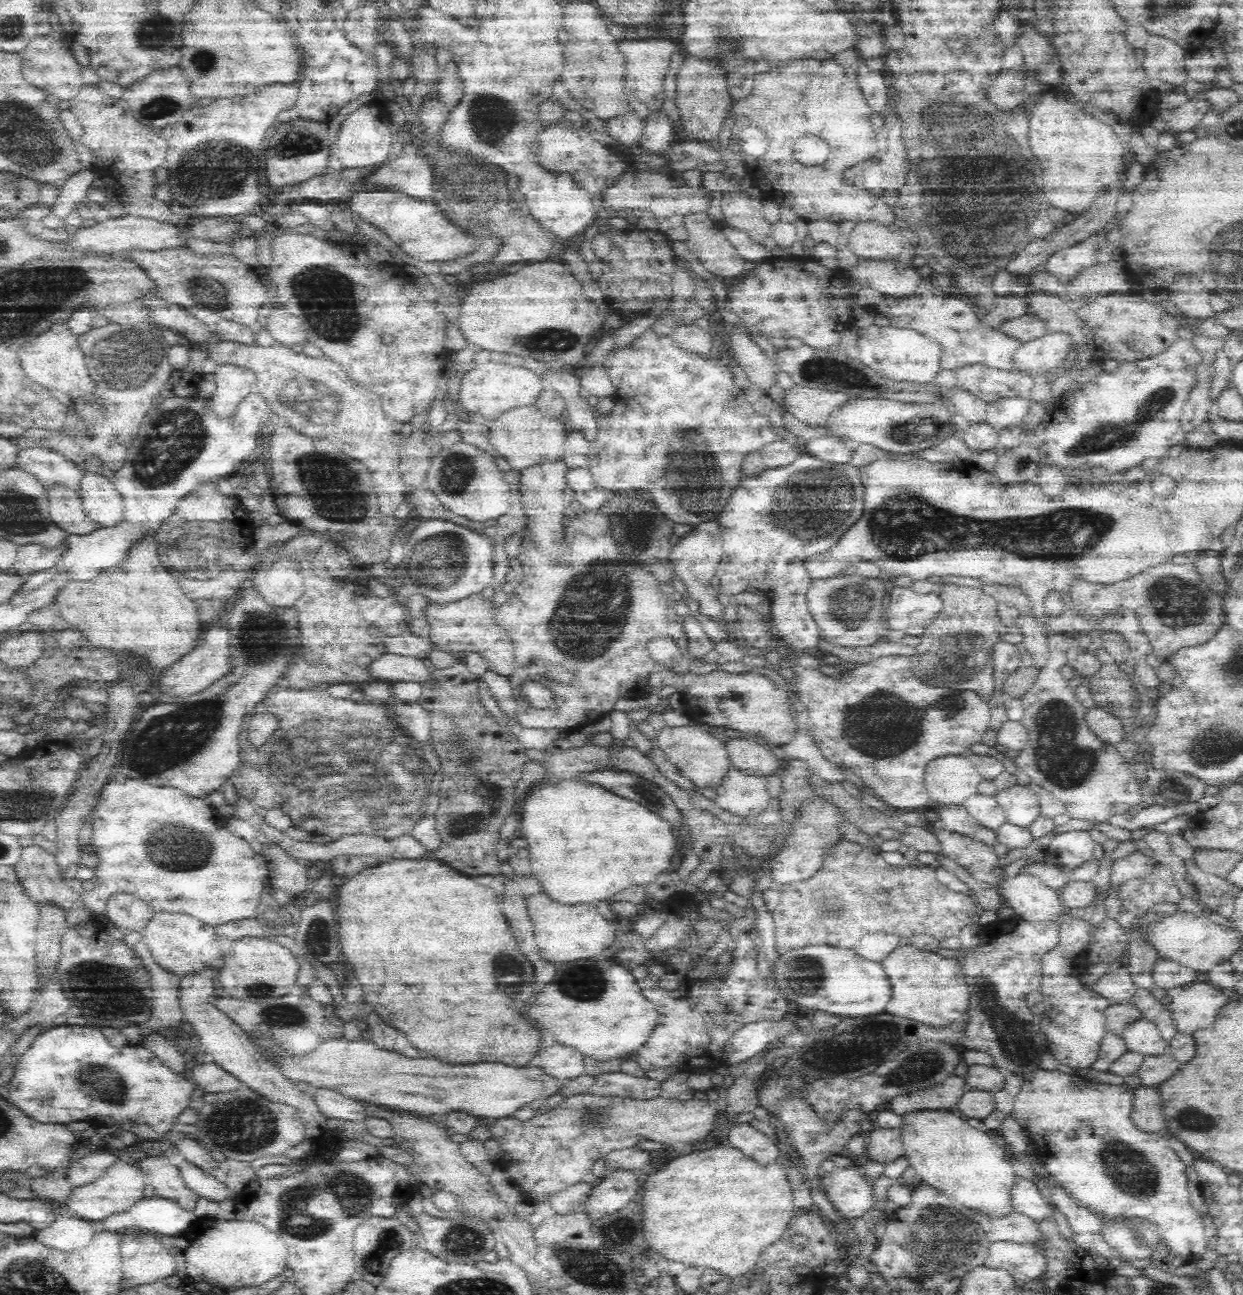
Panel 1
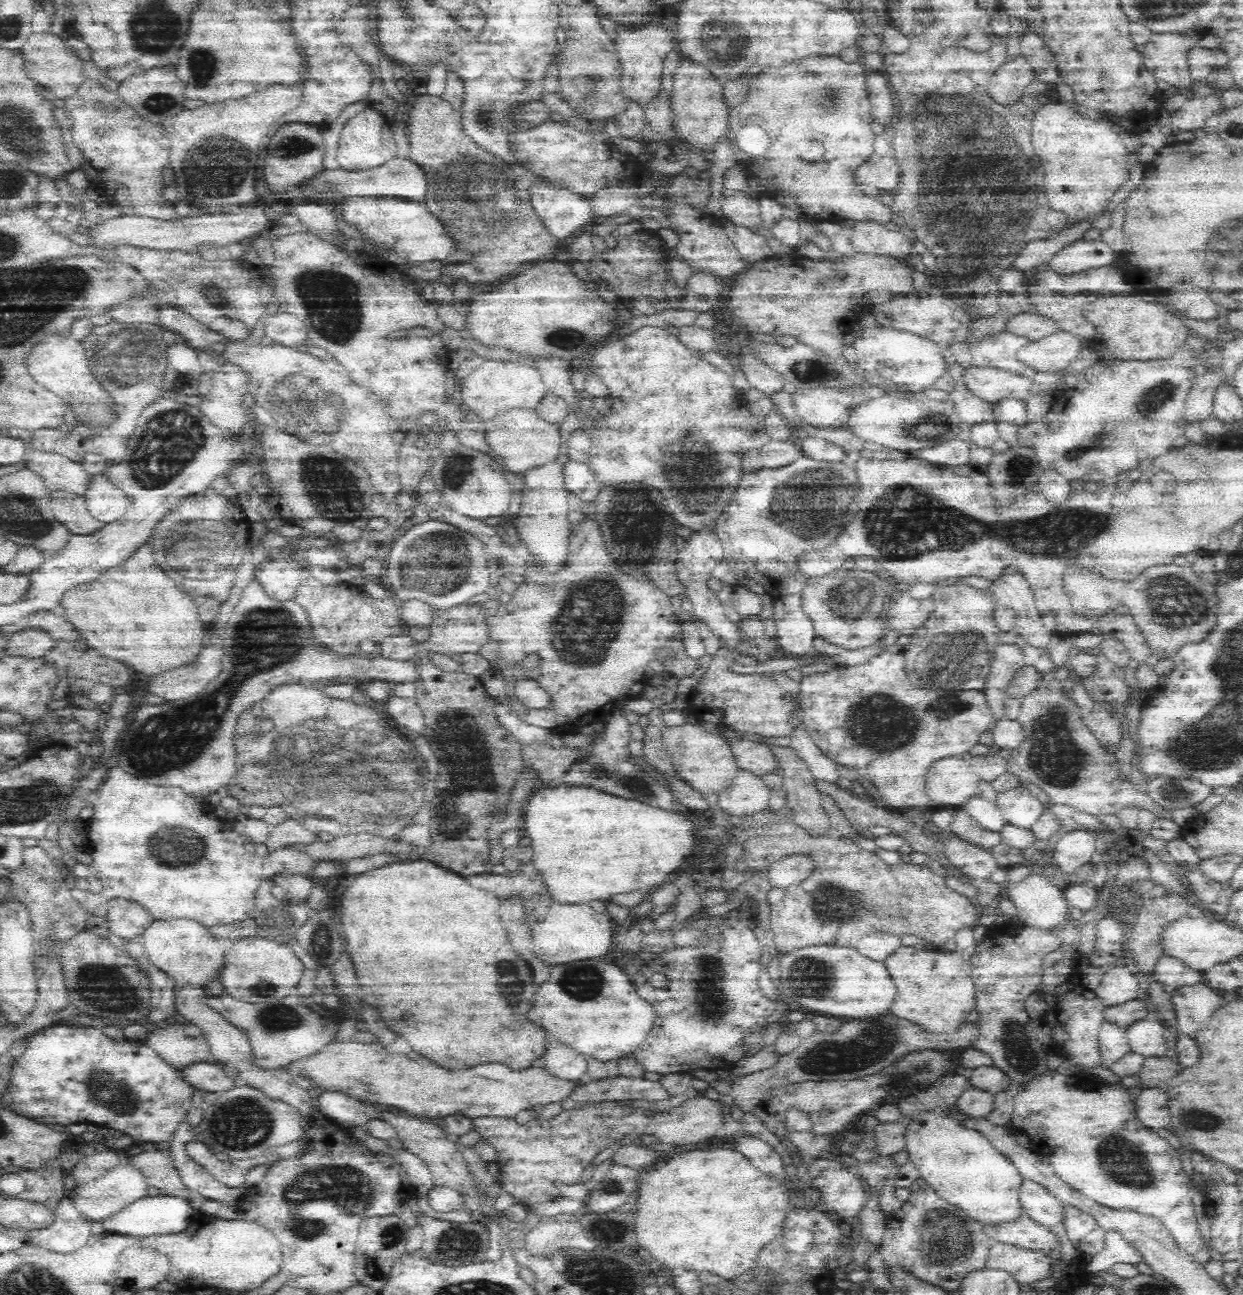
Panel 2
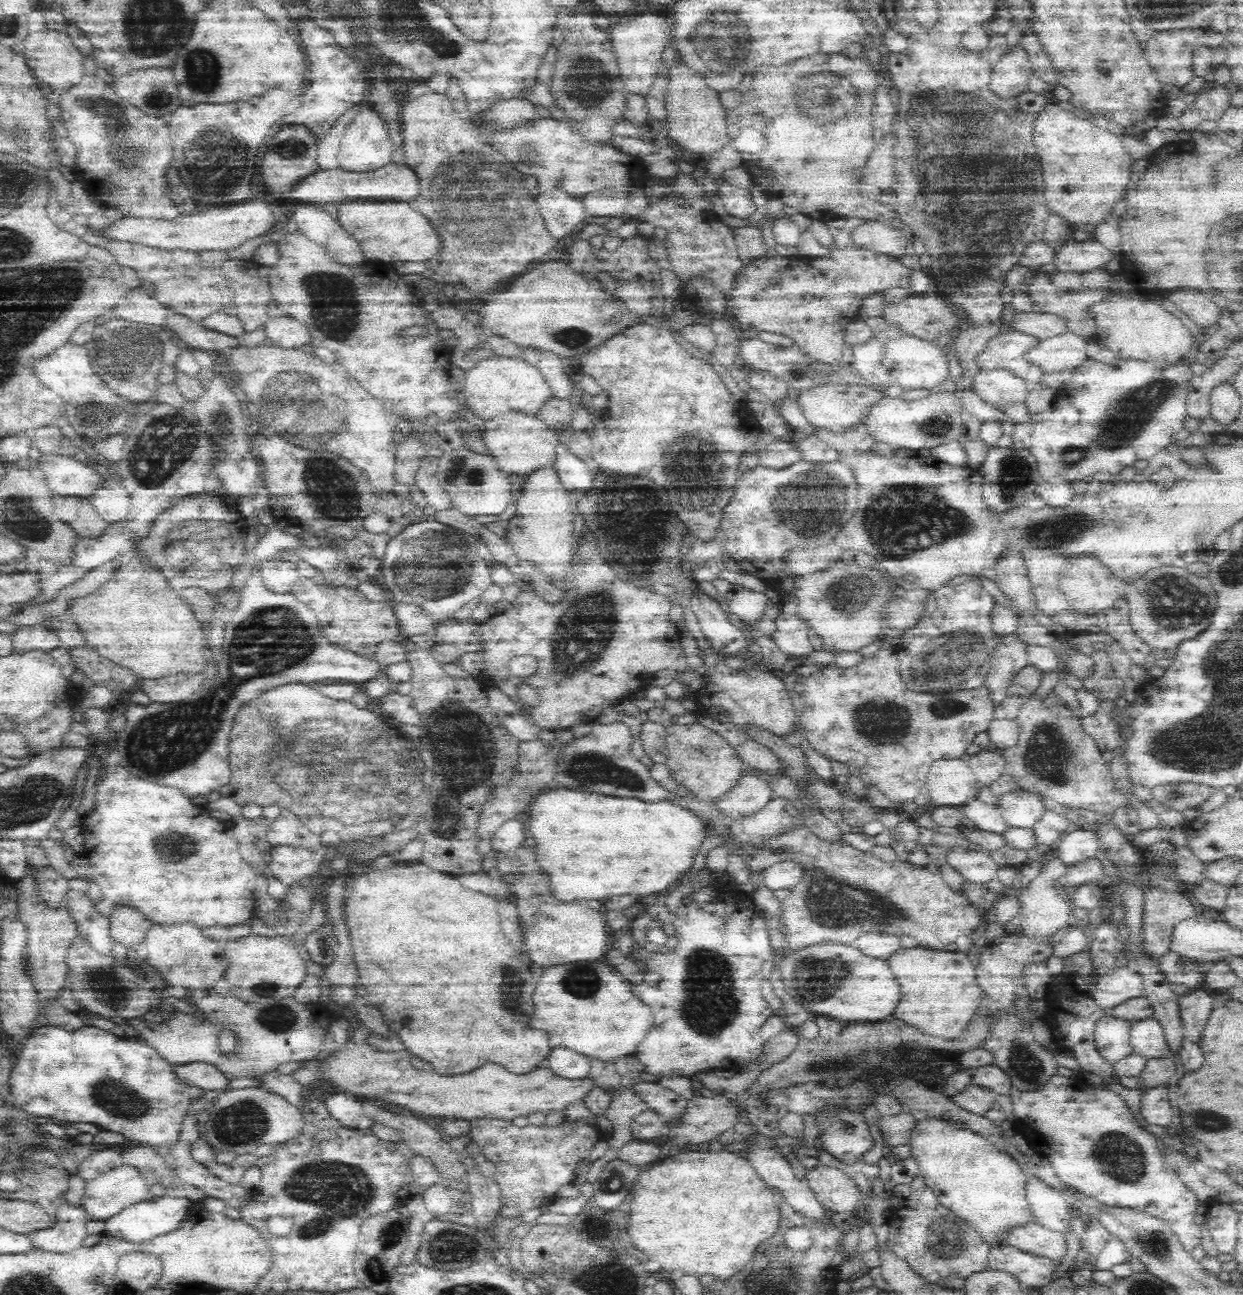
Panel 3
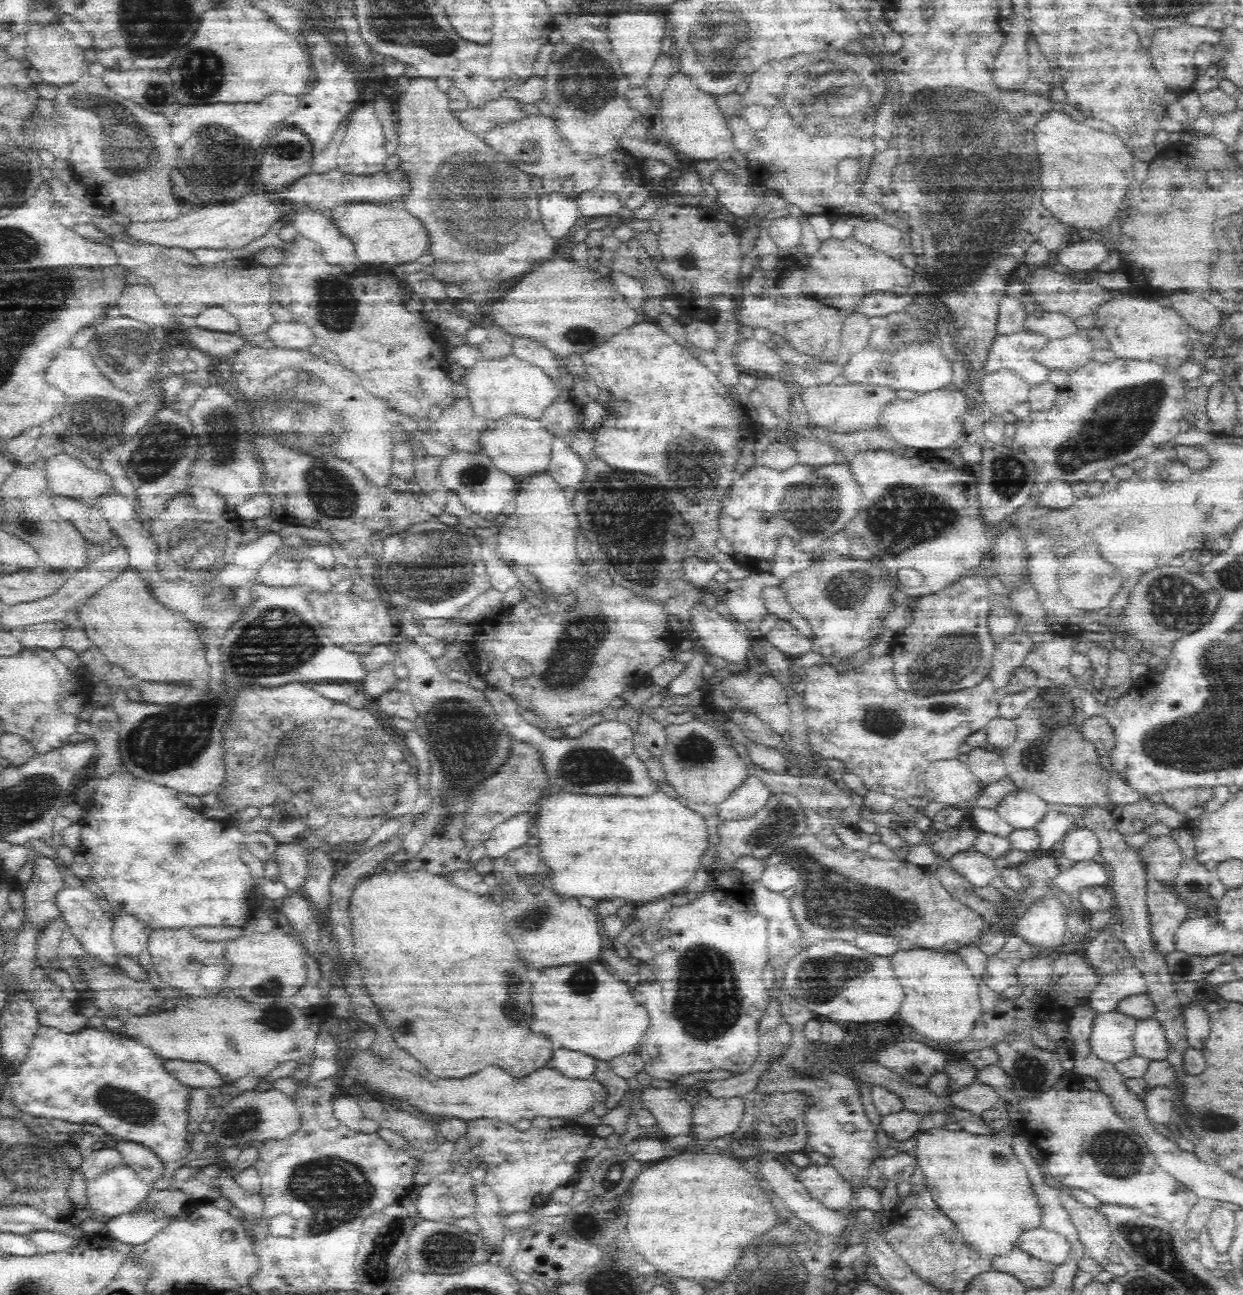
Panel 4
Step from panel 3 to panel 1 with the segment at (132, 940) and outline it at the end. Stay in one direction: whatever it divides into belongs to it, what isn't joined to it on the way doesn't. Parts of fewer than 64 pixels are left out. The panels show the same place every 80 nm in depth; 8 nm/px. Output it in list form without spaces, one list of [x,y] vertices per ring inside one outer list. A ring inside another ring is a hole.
[[[117,892],[109,896],[105,913],[106,919],[125,935],[133,930],[143,931],[155,912],[138,896]]]

